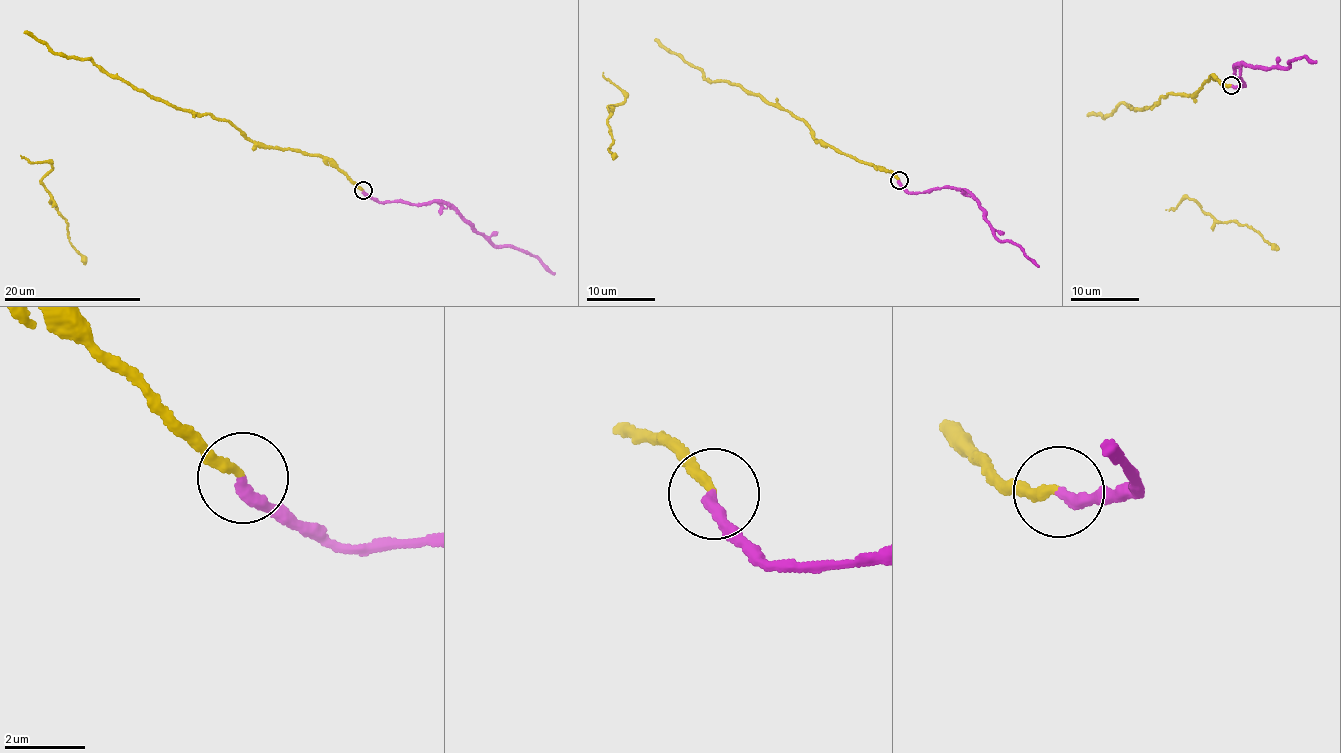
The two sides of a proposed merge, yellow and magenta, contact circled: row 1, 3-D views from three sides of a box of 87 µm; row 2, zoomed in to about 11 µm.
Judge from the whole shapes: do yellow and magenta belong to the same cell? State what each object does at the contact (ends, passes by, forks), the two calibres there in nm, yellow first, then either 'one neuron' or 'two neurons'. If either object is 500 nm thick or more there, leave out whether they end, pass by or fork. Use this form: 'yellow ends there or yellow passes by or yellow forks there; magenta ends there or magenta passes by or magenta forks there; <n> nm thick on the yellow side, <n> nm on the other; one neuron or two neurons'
yellow ends there; magenta ends there; 240 nm thick on the yellow side, 300 nm on the other; two neurons

